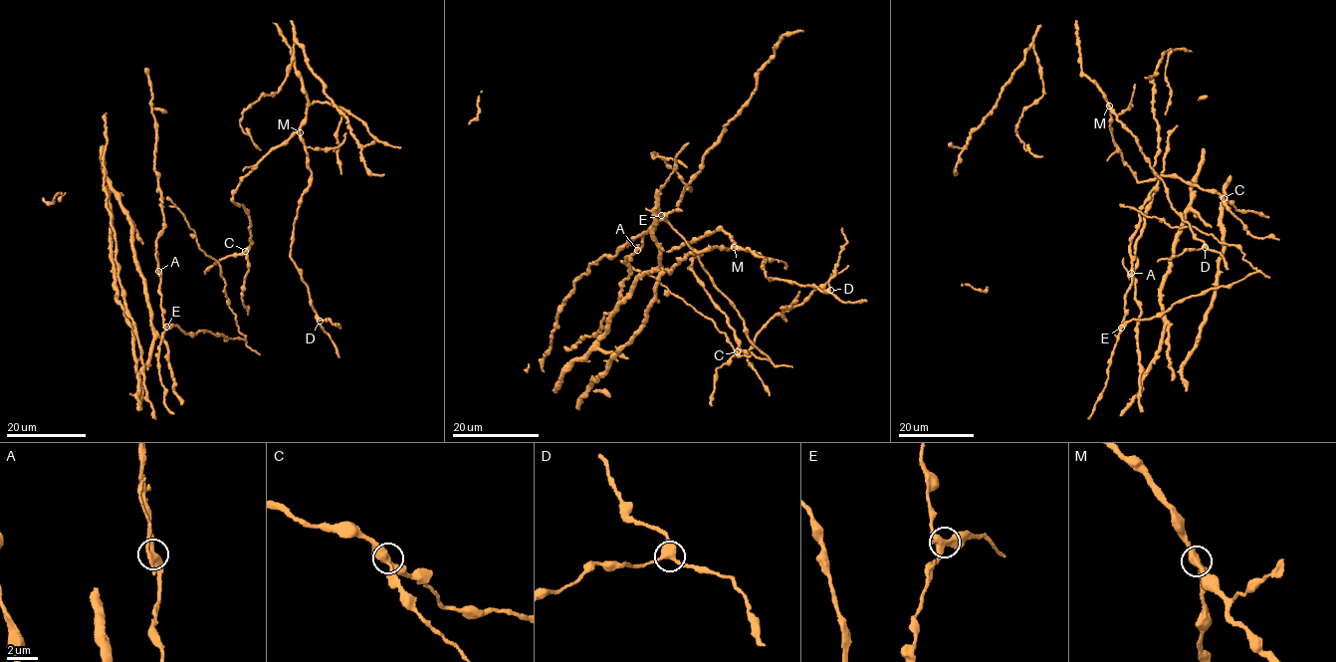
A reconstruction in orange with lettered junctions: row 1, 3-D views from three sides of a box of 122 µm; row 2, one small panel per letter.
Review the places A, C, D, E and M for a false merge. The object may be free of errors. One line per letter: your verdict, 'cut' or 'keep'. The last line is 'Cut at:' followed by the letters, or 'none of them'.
A: keep
C: keep
D: keep
E: cut
M: keep
Cut at: E

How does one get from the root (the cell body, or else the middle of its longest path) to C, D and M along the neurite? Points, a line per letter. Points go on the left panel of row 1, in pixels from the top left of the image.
C: (243, 285), (249, 263), (245, 251)
D: (243, 285), (251, 220), (233, 192), (265, 155), (299, 133), (311, 172), (290, 257), (320, 321)
M: (243, 285), (252, 243), (251, 220), (244, 205), (233, 202), (233, 192), (265, 155), (300, 132)

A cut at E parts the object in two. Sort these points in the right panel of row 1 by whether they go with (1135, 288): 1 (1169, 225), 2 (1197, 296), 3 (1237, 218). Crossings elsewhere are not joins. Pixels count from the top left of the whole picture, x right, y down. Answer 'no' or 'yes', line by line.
1: no
2: no
3: yes

